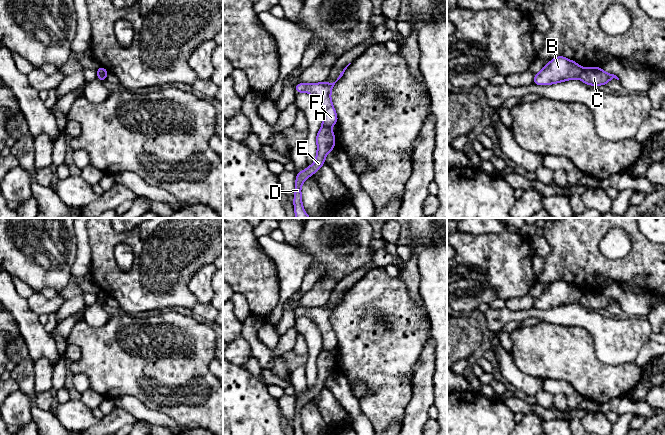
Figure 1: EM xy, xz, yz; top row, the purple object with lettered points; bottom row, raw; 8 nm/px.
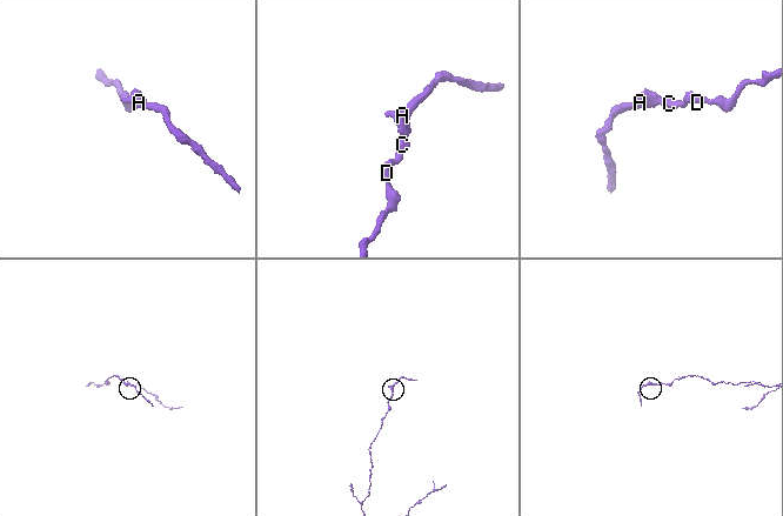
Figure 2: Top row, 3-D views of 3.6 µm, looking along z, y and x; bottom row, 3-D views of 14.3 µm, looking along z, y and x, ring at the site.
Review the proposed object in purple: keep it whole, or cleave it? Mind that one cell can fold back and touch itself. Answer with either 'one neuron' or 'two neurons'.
two neurons

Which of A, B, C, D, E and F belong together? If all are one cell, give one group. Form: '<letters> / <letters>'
A B F / C D E

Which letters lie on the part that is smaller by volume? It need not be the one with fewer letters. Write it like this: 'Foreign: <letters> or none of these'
Foreign: A, B, F

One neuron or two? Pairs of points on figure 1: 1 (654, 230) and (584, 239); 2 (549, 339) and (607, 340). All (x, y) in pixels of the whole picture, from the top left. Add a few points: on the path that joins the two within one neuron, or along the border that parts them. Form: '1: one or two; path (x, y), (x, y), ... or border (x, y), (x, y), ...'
1: two; border (637, 228), (654, 243)
2: two; border (574, 325), (588, 331), (595, 356), (601, 362)

